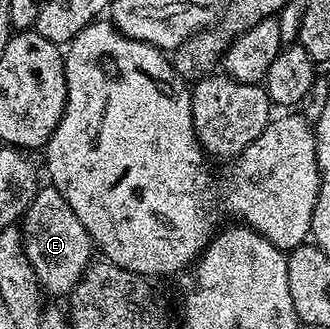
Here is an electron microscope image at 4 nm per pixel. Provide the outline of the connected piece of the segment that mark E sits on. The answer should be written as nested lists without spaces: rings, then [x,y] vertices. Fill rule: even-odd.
[[[45,184],[37,191],[19,222],[25,255],[37,277],[37,285],[46,295],[68,295],[85,275],[85,269],[94,261],[93,238],[79,224],[79,216],[71,212],[67,200],[52,185]]]

